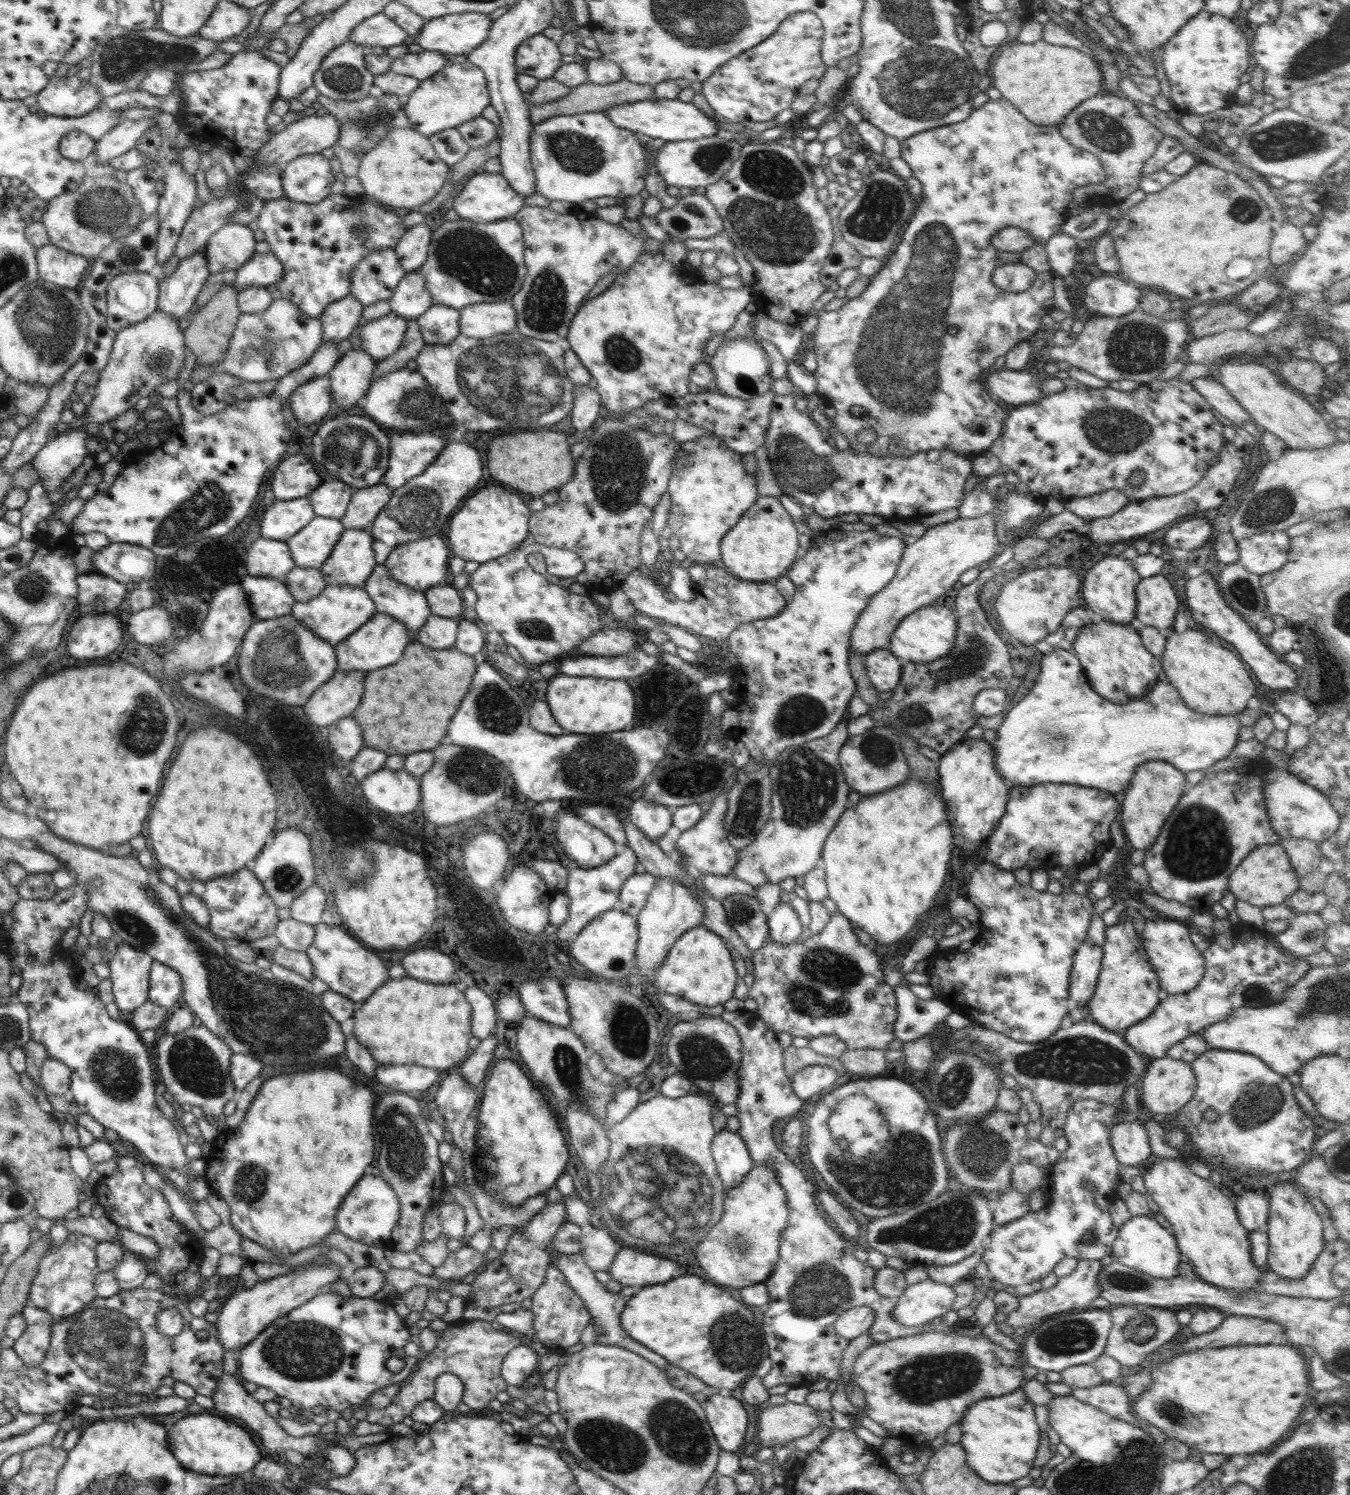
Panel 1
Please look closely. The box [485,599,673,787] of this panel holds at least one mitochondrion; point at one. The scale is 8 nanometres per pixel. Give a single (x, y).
(538, 629)

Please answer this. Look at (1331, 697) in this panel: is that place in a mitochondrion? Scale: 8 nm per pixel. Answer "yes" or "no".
no

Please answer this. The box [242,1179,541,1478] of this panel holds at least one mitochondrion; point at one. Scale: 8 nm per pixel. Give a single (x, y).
(304, 1351)

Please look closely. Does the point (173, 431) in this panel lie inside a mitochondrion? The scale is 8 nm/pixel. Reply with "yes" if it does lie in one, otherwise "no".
no

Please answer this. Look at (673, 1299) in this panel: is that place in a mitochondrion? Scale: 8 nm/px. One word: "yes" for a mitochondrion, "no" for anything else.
no

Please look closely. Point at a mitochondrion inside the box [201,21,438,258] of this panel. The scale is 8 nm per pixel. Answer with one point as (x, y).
(343, 79)

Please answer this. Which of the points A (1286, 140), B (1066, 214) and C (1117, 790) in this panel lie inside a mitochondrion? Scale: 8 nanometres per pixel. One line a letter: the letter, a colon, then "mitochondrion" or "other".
A: mitochondrion
B: other
C: other

